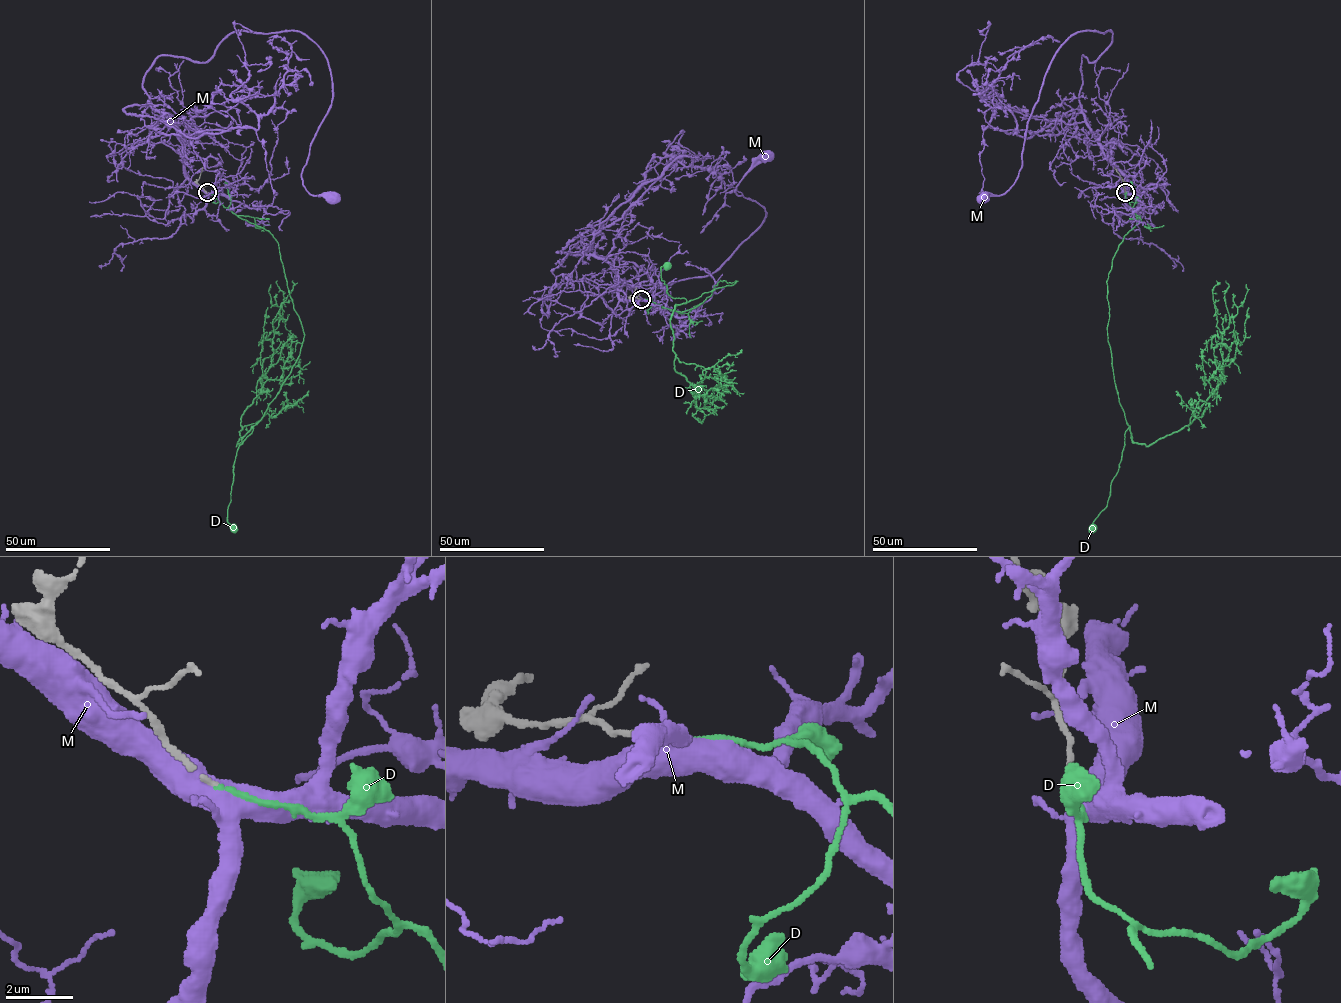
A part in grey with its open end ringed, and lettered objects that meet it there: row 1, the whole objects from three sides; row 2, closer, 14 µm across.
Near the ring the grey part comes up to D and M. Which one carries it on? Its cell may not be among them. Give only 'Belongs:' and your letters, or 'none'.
Belongs: D

